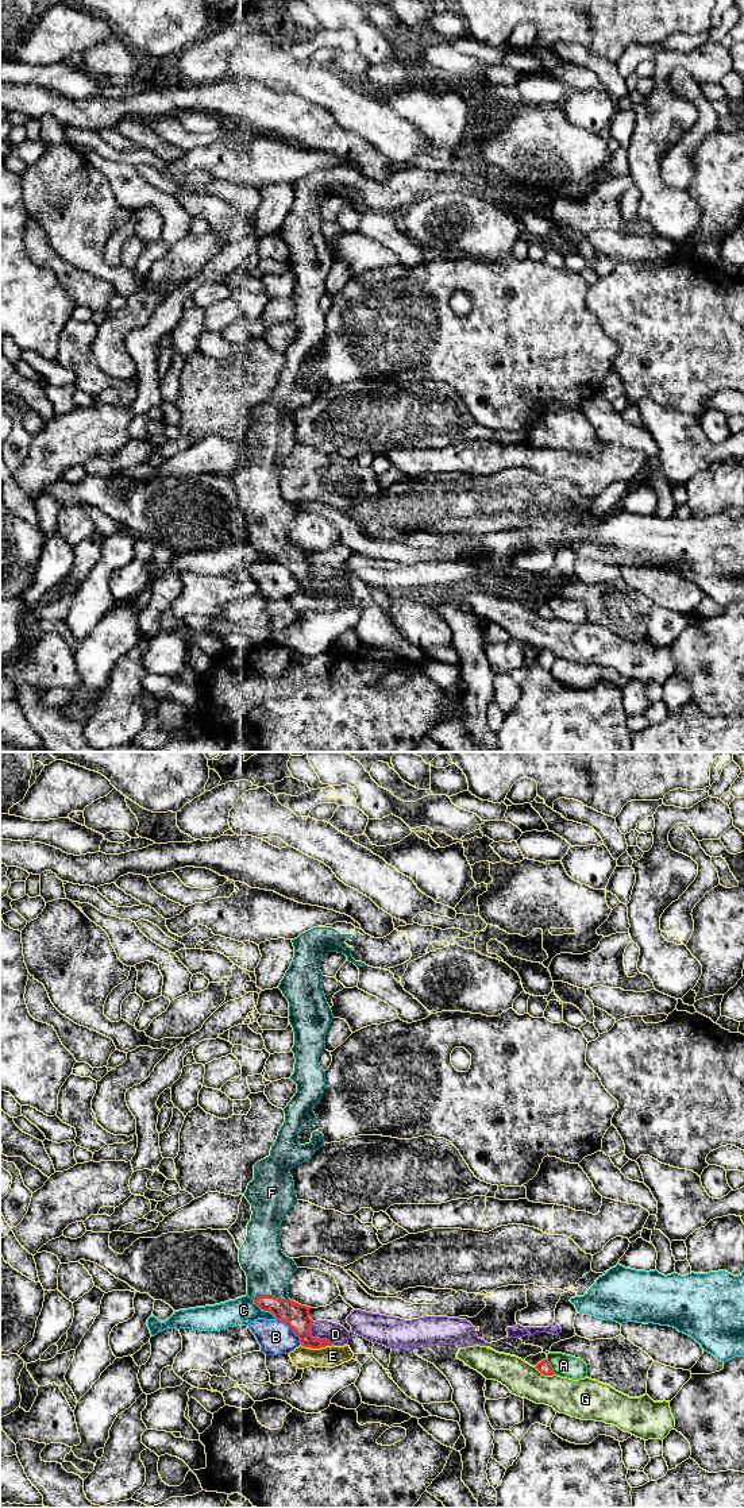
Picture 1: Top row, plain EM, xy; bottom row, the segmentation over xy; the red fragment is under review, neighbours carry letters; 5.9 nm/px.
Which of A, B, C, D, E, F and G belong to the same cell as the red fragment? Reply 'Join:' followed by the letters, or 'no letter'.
Join: F

